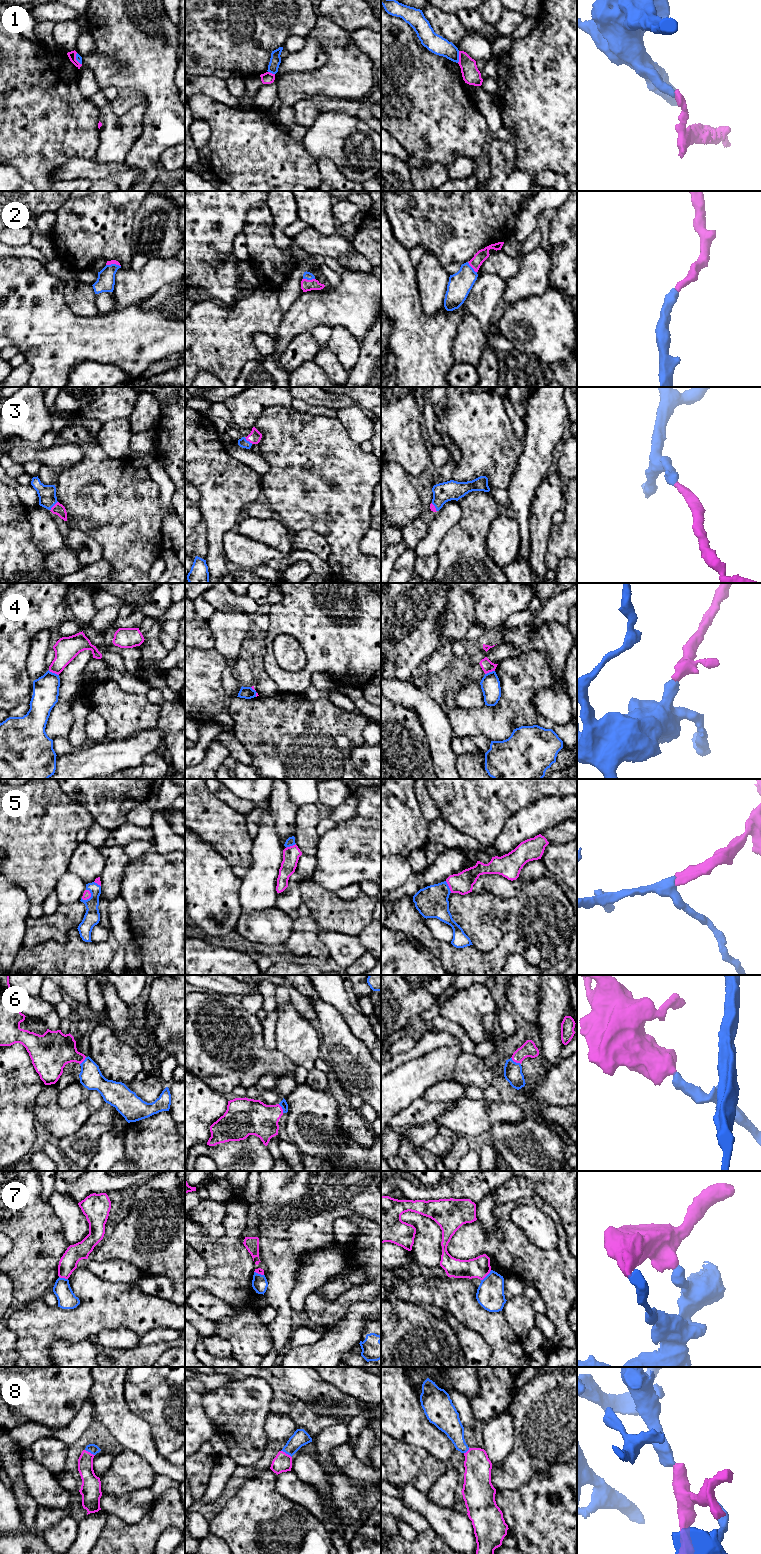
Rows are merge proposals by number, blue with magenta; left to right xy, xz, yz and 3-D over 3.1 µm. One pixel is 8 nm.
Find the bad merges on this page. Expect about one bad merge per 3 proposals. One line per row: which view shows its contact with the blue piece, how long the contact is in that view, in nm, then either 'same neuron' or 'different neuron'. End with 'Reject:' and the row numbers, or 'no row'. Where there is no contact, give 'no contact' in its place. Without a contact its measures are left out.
1: contact in yz; length 100 nm; different neuron
2: contact in xz; length 100 nm; same neuron
3: contact in xy; length 100 nm; same neuron
4: contact in xy; length 100 nm; different neuron
5: contact in xy; length 100 nm; same neuron
6: contact in yz; length 100 nm; same neuron
7: contact in yz; length 120 nm; different neuron
8: contact in xz; length 110 nm; same neuron
Reject: 1, 4, 7

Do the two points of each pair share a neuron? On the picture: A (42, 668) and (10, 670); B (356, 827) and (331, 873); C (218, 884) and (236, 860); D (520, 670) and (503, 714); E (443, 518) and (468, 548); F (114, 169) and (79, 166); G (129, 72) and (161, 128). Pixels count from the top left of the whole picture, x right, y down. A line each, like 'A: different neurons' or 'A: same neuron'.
A: different neurons
B: same neuron
C: different neurons
D: same neuron
E: different neurons
F: same neuron
G: same neuron

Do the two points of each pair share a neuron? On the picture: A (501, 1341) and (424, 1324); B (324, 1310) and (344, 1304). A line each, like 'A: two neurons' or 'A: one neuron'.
A: two neurons
B: one neuron

